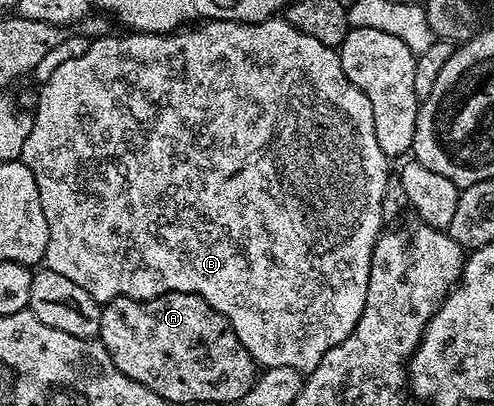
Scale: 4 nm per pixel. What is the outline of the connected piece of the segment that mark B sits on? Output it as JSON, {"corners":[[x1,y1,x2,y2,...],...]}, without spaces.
{"corners":[[283,16,267,18,263,22,204,21,202,24,195,24,190,28,183,28,170,34,123,32,120,38,115,37,94,39,83,56,61,64,53,72,53,76,50,76,47,82,42,83,41,90,43,91,39,94,39,107,33,110,35,123,29,132,29,140,25,140,21,161,29,168,29,172,33,172,33,180,37,180,37,188,41,196,41,212,45,212,45,220,49,224,46,269,61,272,61,276,73,280,73,284,81,284,81,288,85,288,85,292,89,292,89,296,93,296,100,304,112,302,114,298,156,298,173,292,196,294,230,320,233,332,237,332,241,344,250,352,252,360,260,367,268,370,293,368,300,372,309,372,317,368,317,364,321,364,321,356,329,352,329,348,341,344,341,340,345,340,345,336,353,332,357,320,361,320,361,312,365,308,365,296,369,288,369,272,375,239,379,237,385,226,381,196,385,192,385,184,389,177,389,171,387,171,389,159,377,145,377,132,373,132,373,107,369,105,369,96,365,96,365,92,361,92,361,88,354,86,349,76,345,76,336,47,321,44,321,40,313,40,313,36,305,36,305,32,297,32,297,28,293,28,293,24,289,24]]}

